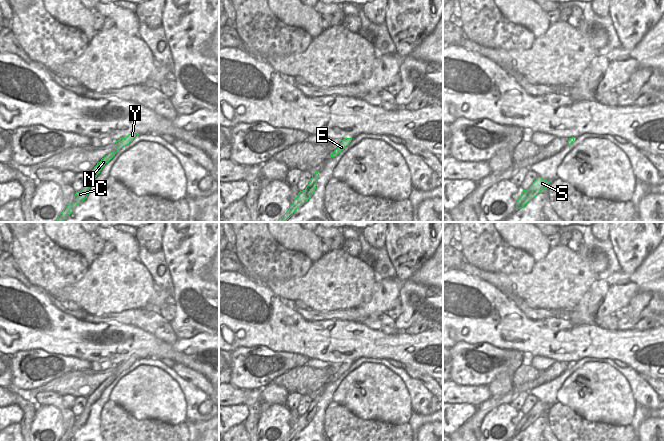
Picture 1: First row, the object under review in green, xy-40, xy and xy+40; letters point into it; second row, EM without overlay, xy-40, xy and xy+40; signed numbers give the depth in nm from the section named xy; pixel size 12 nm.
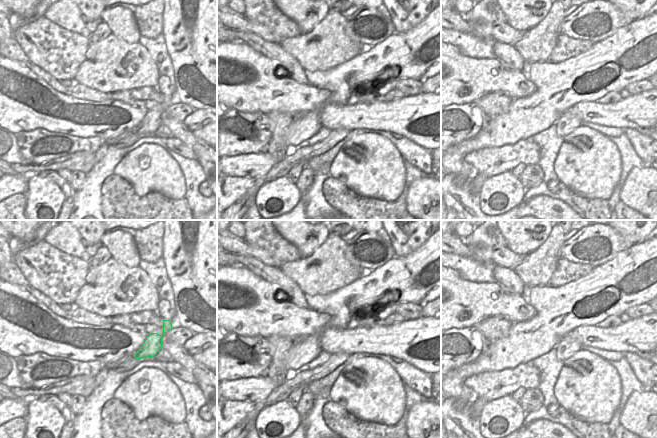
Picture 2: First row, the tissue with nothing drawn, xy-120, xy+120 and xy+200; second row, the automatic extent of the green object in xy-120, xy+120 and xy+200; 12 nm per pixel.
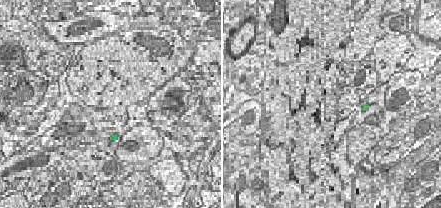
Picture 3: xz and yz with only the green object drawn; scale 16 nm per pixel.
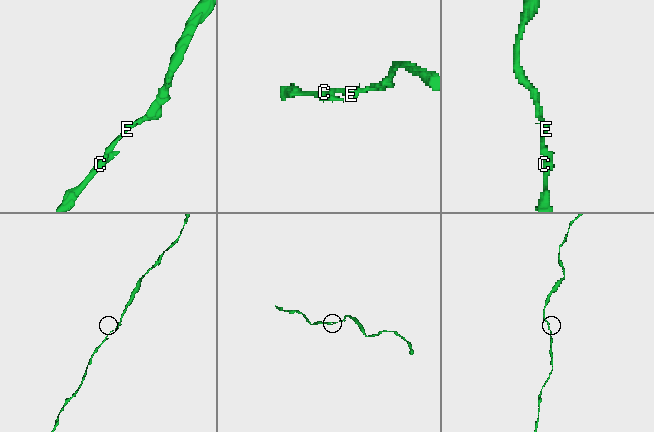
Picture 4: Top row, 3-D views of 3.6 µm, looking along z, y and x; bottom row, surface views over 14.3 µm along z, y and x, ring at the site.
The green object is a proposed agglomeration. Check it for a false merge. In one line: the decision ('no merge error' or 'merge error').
no merge error

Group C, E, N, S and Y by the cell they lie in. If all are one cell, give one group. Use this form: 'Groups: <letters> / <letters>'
Groups: C E N S Y

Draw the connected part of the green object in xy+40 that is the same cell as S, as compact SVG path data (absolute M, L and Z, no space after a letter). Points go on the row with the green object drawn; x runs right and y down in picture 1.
M538 176L527 190L523 190L520 198L516 202L516 210L524 207L527 203L529 203L534 197L537 196L538 193L546 189L549 183L550 182L547 180Z

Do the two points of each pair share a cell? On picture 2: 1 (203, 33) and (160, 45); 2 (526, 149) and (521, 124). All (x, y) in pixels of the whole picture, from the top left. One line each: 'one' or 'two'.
1: two
2: two

